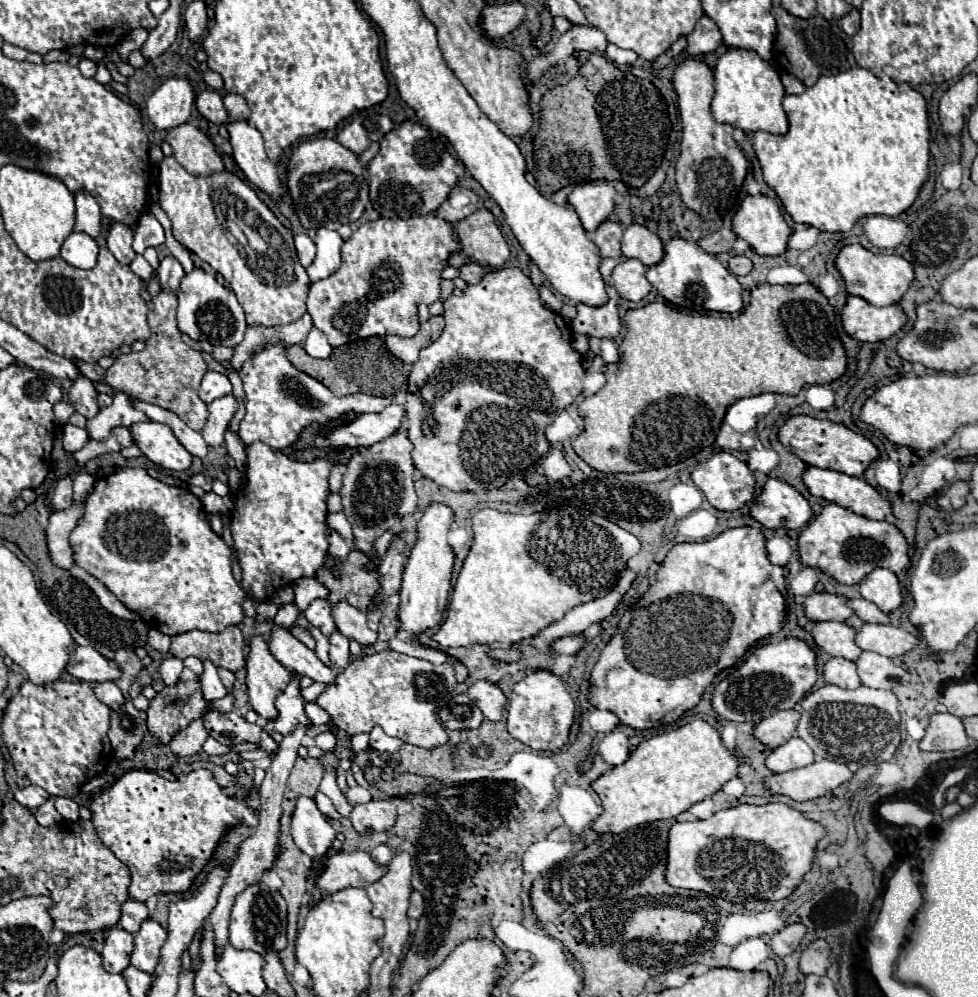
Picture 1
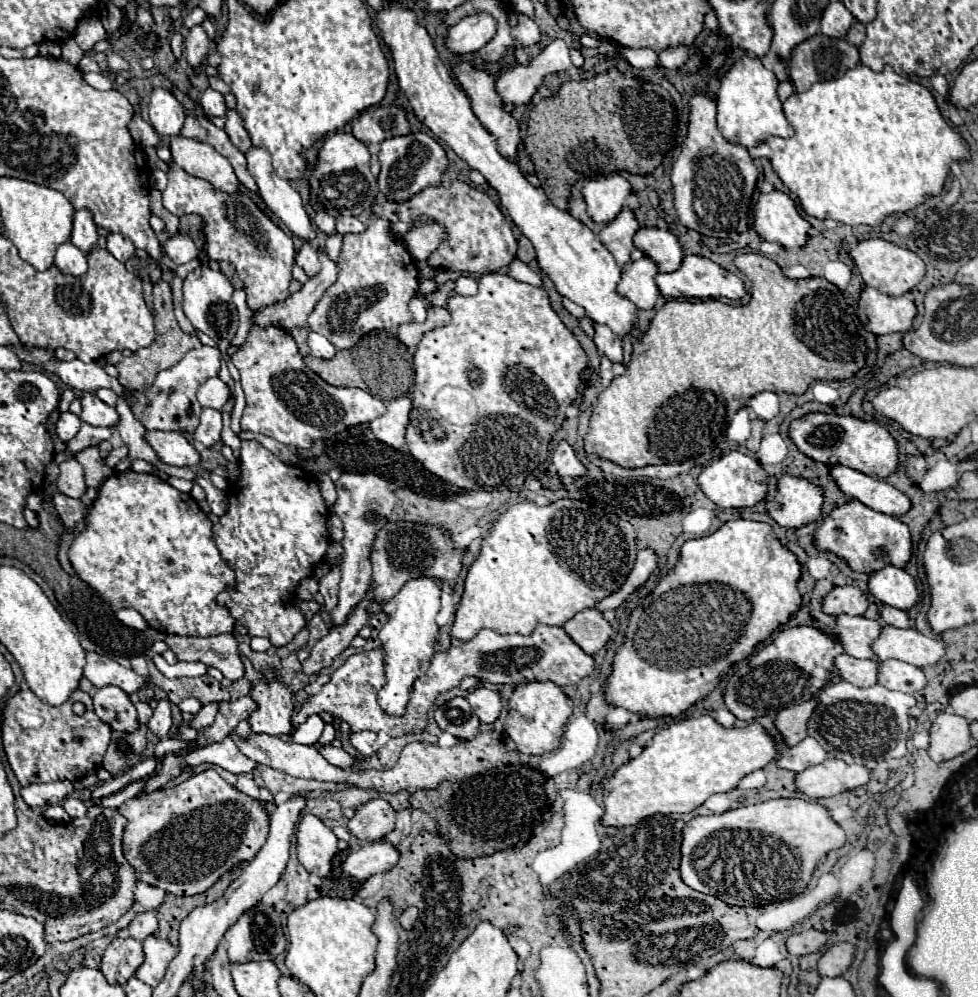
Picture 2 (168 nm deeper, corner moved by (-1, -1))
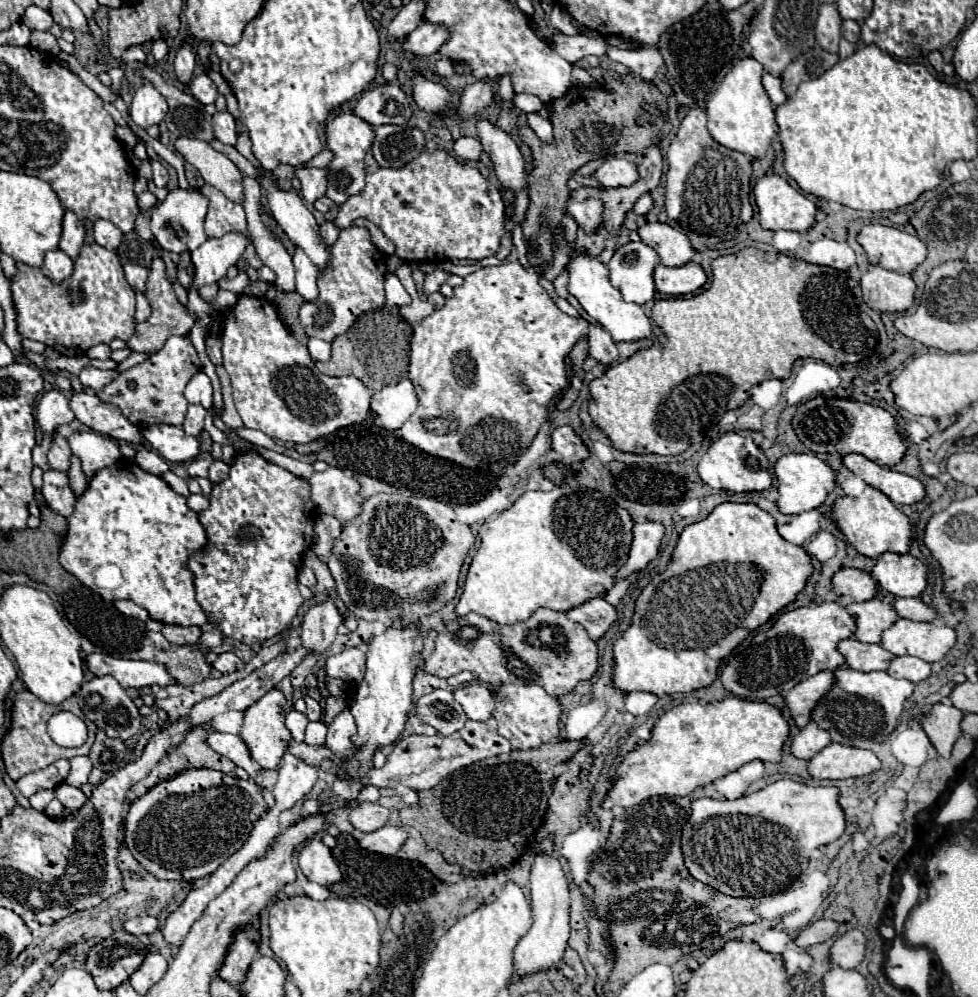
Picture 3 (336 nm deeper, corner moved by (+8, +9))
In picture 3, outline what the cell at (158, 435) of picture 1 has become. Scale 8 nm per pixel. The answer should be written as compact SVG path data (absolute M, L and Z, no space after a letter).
M149 426L143 430L145 440L171 464L183 464L199 454L199 442L195 436L183 432L181 426Z

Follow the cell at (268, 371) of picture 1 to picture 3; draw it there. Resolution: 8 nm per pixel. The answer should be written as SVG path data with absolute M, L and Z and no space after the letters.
M241 294L233 310L225 316L221 340L223 340L223 346L221 346L223 366L231 378L233 400L235 400L237 412L245 428L261 430L267 436L281 440L281 442L307 444L323 436L329 436L339 428L359 424L367 418L371 390L355 376L331 378L331 376L321 374L315 366L315 360L309 356L307 346L303 346L289 332L289 328L281 322L277 310L267 298L255 298L255 296Z

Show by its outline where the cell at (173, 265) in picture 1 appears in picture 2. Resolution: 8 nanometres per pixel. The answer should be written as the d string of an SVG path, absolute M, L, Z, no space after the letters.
M180 232L174 234L174 236L170 236L170 238L166 240L164 252L172 258L172 262L174 262L176 266L186 264L186 262L198 258L198 250L196 250L192 238L188 238L186 234L180 234Z

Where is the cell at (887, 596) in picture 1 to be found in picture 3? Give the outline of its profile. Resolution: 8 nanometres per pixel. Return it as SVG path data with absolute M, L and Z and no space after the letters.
M885 552L871 574L883 590L897 598L917 598L927 586L927 566L911 554Z

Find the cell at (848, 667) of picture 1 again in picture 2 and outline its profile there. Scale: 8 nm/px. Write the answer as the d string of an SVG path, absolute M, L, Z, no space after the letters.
M840 654L834 658L834 668L838 676L854 686L872 686L878 678L878 668L874 660L858 660L848 654Z

